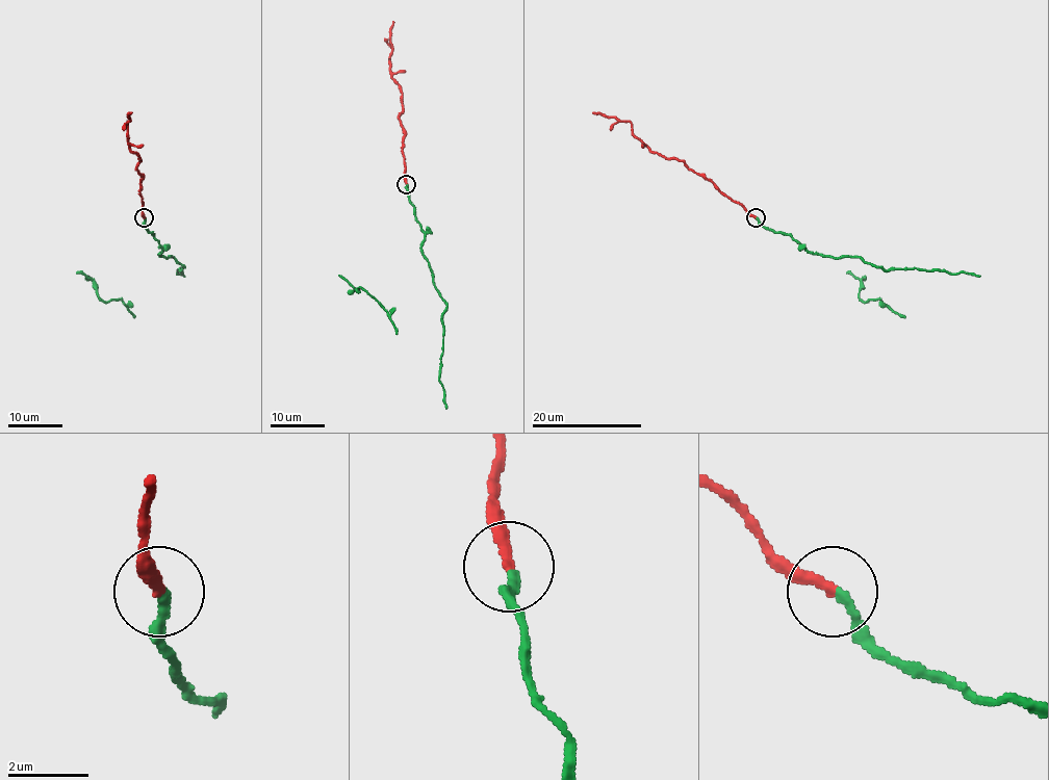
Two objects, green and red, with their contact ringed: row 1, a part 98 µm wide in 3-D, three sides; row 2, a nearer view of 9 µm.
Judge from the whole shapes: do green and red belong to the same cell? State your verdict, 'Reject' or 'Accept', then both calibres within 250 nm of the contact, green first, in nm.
Reject. Thickness 200 nm (green) against 280 nm

